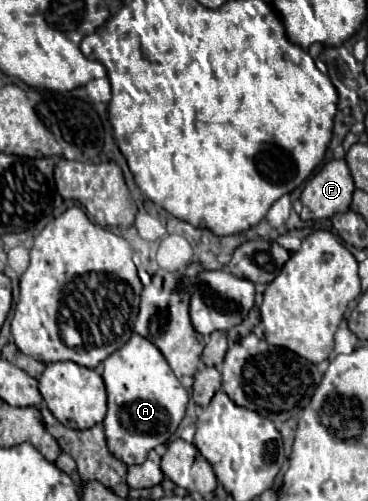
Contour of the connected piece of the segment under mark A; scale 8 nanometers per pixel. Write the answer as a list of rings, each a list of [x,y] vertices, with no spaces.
[[[138,334],[104,360],[102,378],[108,390],[108,414],[104,418],[108,450],[128,466],[142,464],[154,446],[166,444],[176,432],[184,418],[188,392],[170,370],[162,352]]]

